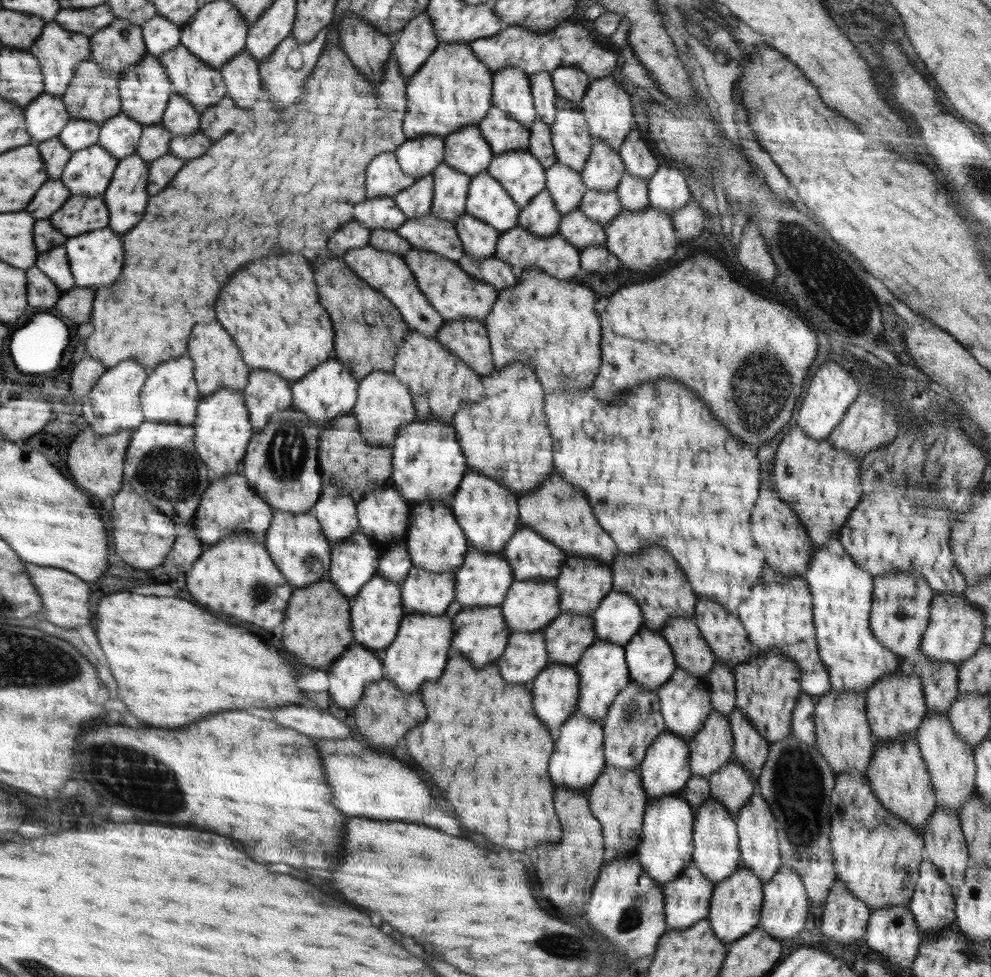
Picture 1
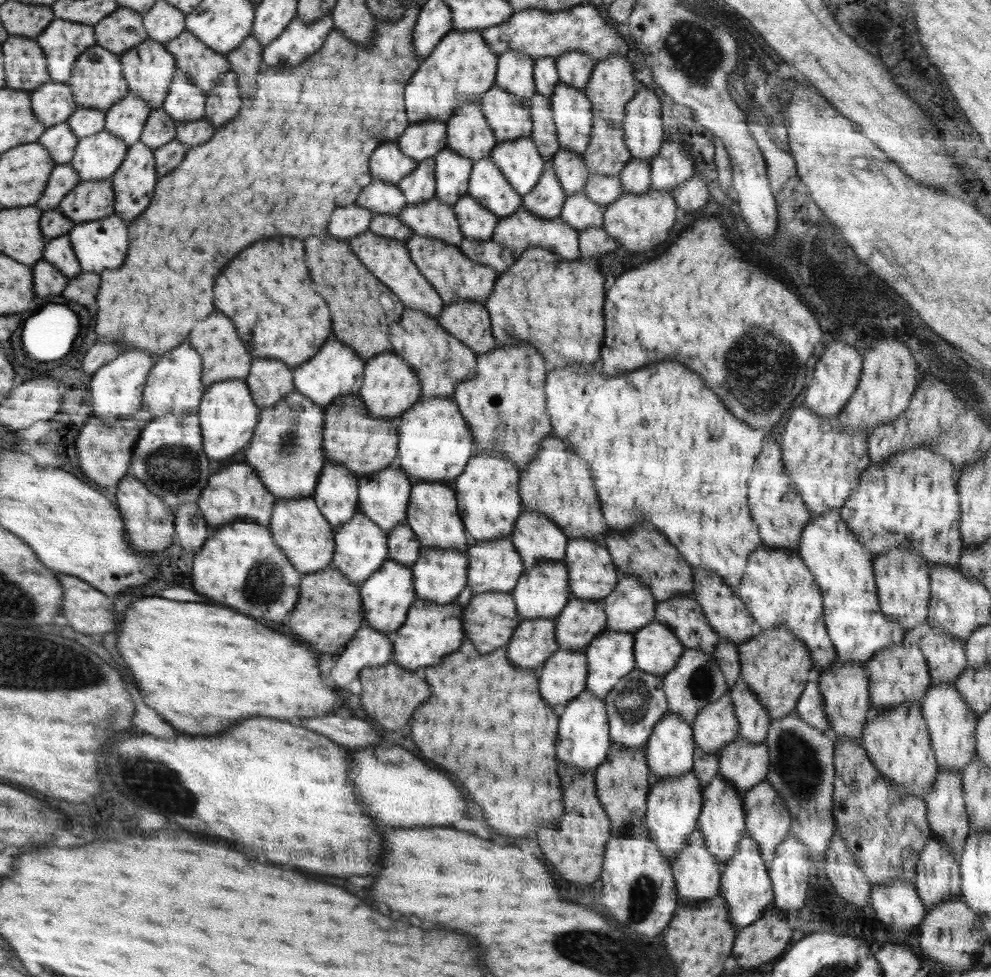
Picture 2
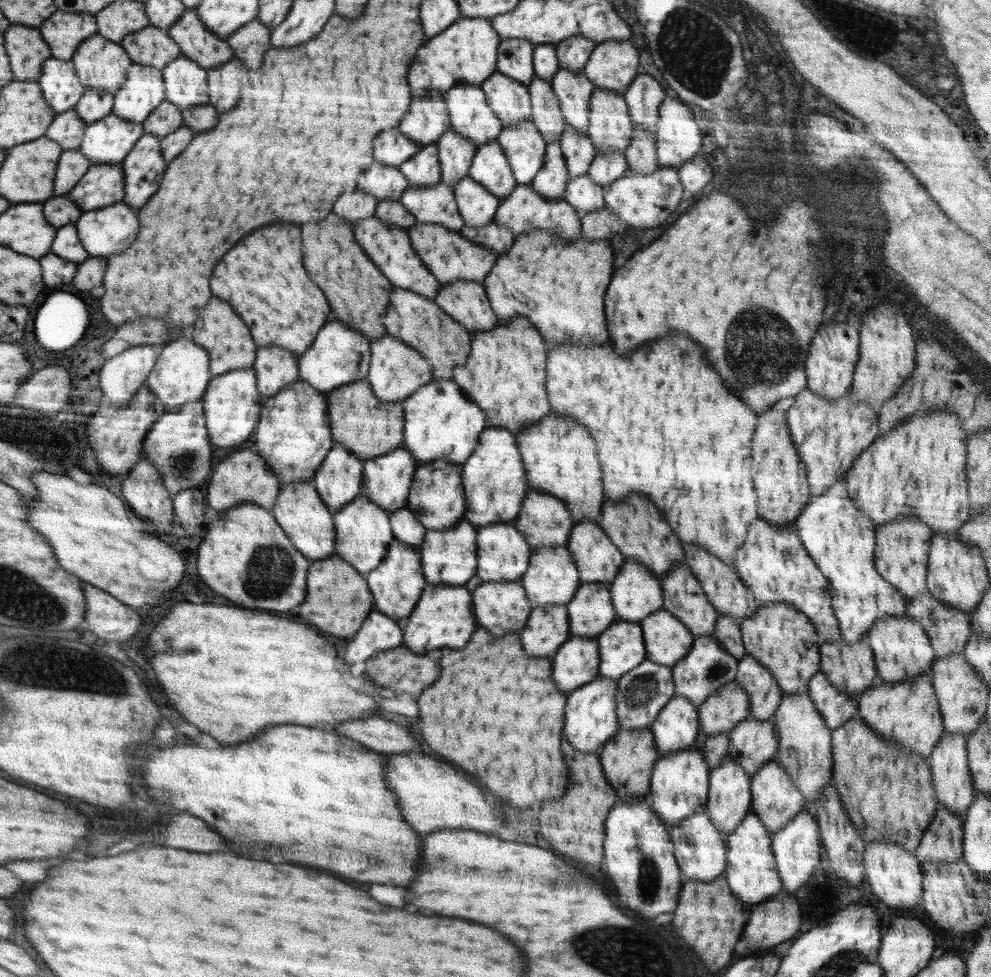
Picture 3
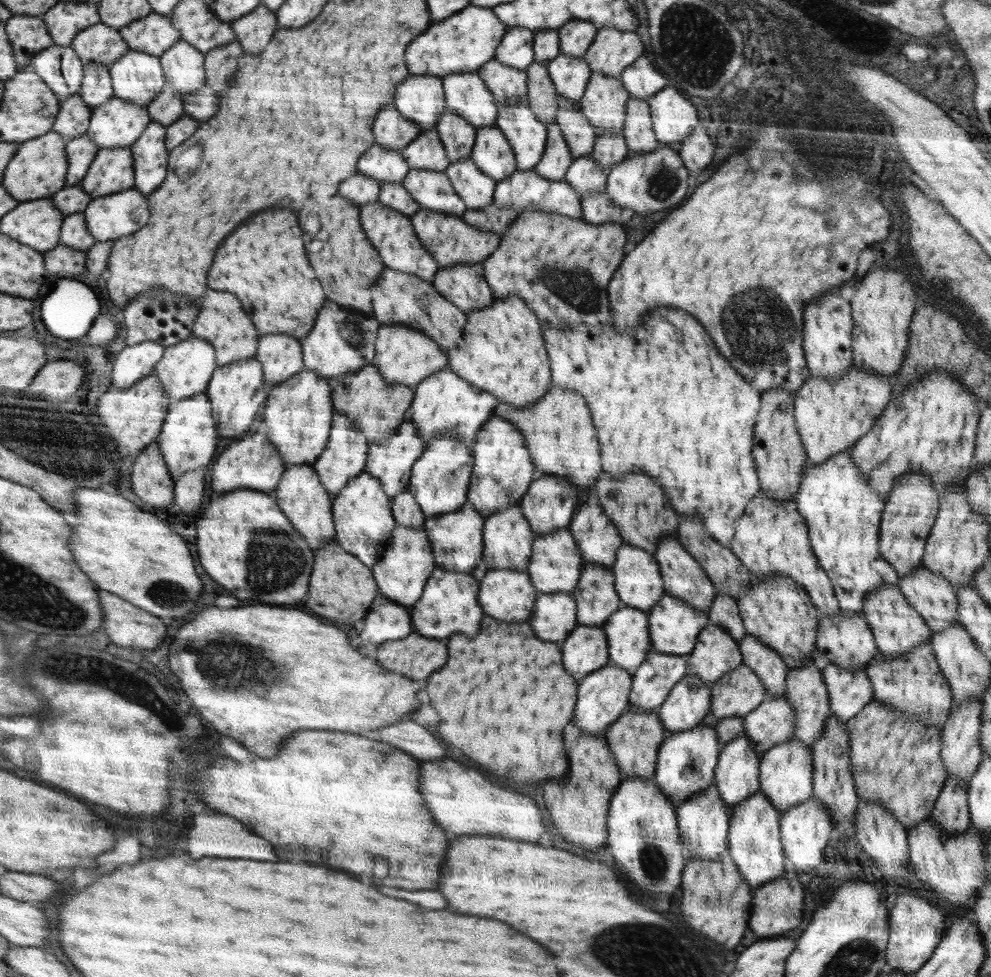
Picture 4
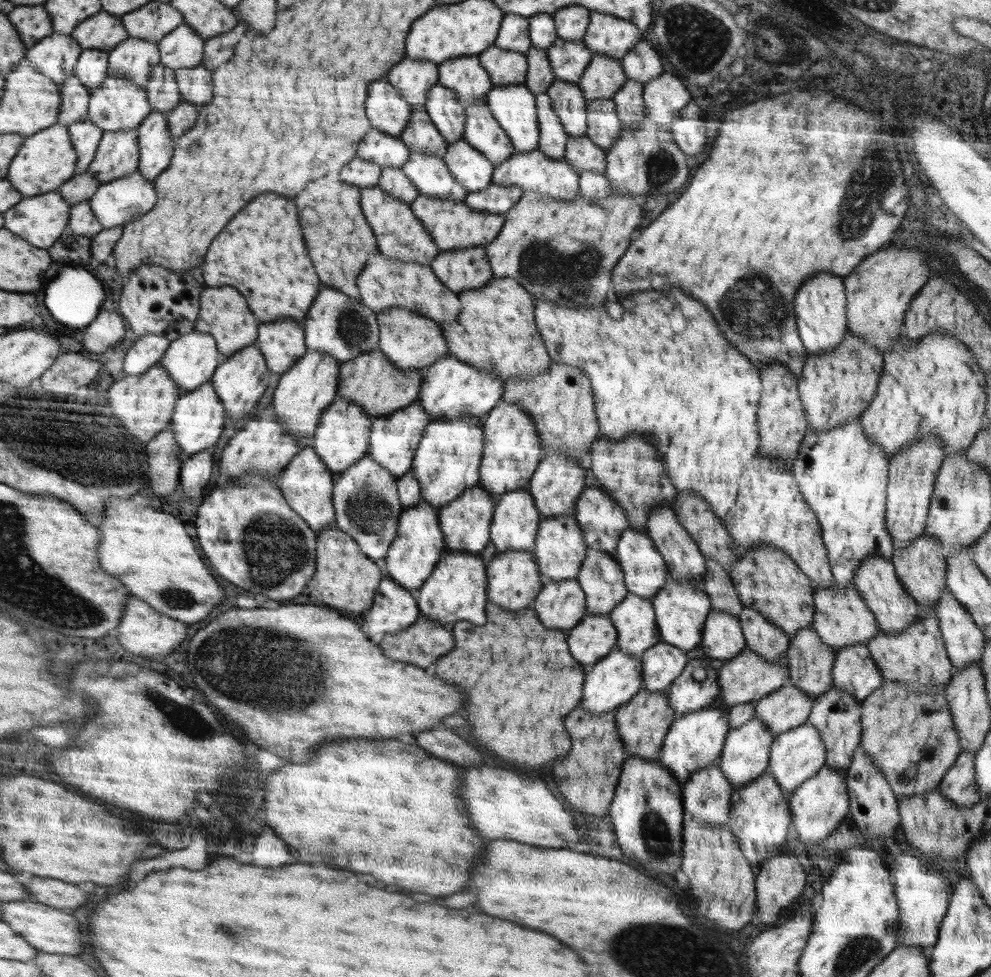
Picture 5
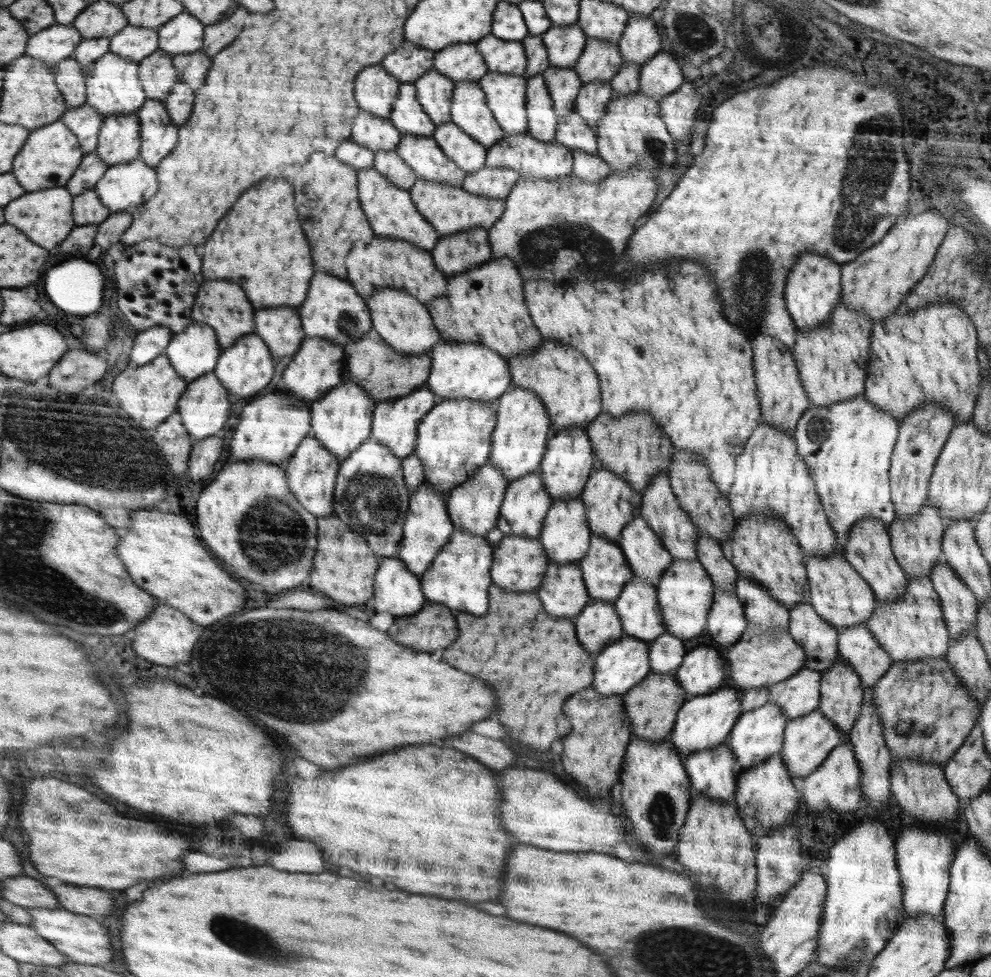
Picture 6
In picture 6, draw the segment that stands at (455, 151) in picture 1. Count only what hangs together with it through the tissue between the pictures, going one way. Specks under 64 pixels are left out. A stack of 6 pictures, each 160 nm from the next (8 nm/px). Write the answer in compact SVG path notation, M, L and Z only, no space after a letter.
M456 43L442 51L436 51L434 69L448 76L455 84L462 81L478 84L477 81L489 73L483 56L474 43Z

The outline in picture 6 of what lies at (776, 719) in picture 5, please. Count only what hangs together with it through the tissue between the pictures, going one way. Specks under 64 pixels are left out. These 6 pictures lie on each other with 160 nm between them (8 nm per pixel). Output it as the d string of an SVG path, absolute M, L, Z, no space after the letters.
M802 667L799 671L796 671L796 675L769 687L769 701L775 702L789 720L806 716L813 710L816 710L820 704L821 679L820 672Z

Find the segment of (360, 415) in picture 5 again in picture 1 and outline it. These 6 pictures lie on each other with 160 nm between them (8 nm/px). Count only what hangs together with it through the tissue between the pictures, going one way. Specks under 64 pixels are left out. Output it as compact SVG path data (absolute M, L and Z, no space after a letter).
M324 485L316 508L311 511L323 528L328 544L338 546L358 529L359 518L356 518L356 504L338 485Z

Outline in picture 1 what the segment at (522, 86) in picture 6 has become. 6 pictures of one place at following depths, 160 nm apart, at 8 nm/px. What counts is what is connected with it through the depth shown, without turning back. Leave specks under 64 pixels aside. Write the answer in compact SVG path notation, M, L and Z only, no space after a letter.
M517 149L494 156L487 171L523 210L546 188L546 169L530 151Z

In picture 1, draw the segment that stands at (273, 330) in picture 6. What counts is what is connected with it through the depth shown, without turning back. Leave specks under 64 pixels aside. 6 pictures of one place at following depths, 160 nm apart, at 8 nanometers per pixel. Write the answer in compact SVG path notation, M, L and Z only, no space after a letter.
M254 369L251 380L241 392L248 396L248 408L252 408L252 424L264 428L275 412L294 404L292 384L278 373L266 369Z

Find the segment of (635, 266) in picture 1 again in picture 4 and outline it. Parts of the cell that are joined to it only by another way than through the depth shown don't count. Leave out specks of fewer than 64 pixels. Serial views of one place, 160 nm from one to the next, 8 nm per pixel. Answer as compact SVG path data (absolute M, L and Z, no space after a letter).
M659 144L652 152L629 154L628 158L608 170L605 191L608 198L614 200L621 208L632 208L636 215L650 215L684 200L684 196L688 194L688 175L689 172L680 158L679 151Z

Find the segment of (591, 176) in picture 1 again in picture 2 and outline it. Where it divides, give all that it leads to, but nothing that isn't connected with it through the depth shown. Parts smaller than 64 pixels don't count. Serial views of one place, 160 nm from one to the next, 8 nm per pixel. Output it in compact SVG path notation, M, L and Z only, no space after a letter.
M594 116L594 124L586 150L583 152L589 174L616 176L632 158L630 148L625 142L624 129L620 124L610 124L604 117Z

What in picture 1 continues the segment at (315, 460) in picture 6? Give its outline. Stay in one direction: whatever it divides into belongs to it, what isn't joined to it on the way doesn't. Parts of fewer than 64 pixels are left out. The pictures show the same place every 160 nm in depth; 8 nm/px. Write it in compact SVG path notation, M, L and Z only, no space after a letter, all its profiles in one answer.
M276 511L268 536L264 544L268 555L272 556L277 564L276 568L287 578L289 583L297 588L304 588L312 583L318 583L330 566L330 545L323 532L321 524L312 511L291 513Z

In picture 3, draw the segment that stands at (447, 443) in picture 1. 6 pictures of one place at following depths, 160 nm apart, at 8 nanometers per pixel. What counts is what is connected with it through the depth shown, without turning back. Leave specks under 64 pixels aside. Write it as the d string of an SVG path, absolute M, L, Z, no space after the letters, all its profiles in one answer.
M432 379L401 402L405 412L405 440L402 446L412 452L418 465L436 459L448 459L463 465L474 454L484 430L488 427L485 412L464 394L453 379Z

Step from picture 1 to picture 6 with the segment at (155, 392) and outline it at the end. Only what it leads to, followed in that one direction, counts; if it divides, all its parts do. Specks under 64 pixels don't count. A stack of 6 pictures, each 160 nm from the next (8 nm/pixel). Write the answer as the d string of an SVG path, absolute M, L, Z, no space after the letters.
M193 322L182 332L171 335L164 354L189 384L218 366L221 354L216 335L215 329L201 322Z

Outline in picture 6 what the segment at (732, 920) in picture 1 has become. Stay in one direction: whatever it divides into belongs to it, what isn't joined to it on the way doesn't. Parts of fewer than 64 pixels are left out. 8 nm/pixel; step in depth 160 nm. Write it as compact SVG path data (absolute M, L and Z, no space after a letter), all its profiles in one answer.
M781 754L769 756L764 762L738 773L736 790L732 796L737 804L738 816L754 839L791 822L800 802L800 792L792 783Z

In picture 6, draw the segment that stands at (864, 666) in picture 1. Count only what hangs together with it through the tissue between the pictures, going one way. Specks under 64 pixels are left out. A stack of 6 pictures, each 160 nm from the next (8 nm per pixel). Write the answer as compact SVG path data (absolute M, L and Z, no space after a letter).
M865 393L848 400L832 403L830 406L809 408L798 419L794 431L797 453L808 465L816 483L816 490L821 498L820 502L837 534L835 553L840 556L844 556L849 532L857 520L874 517L880 519L888 529L896 518L889 485L889 468L898 433L897 420L888 411L869 403Z

